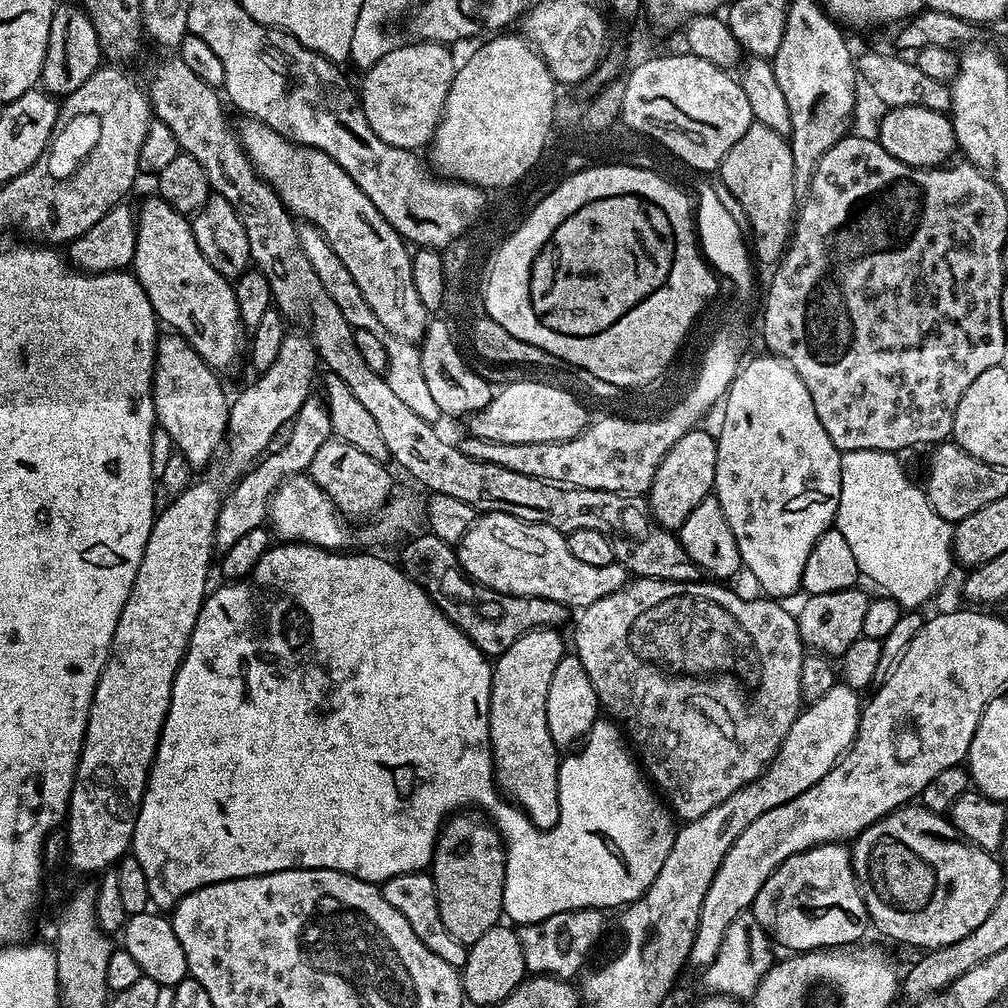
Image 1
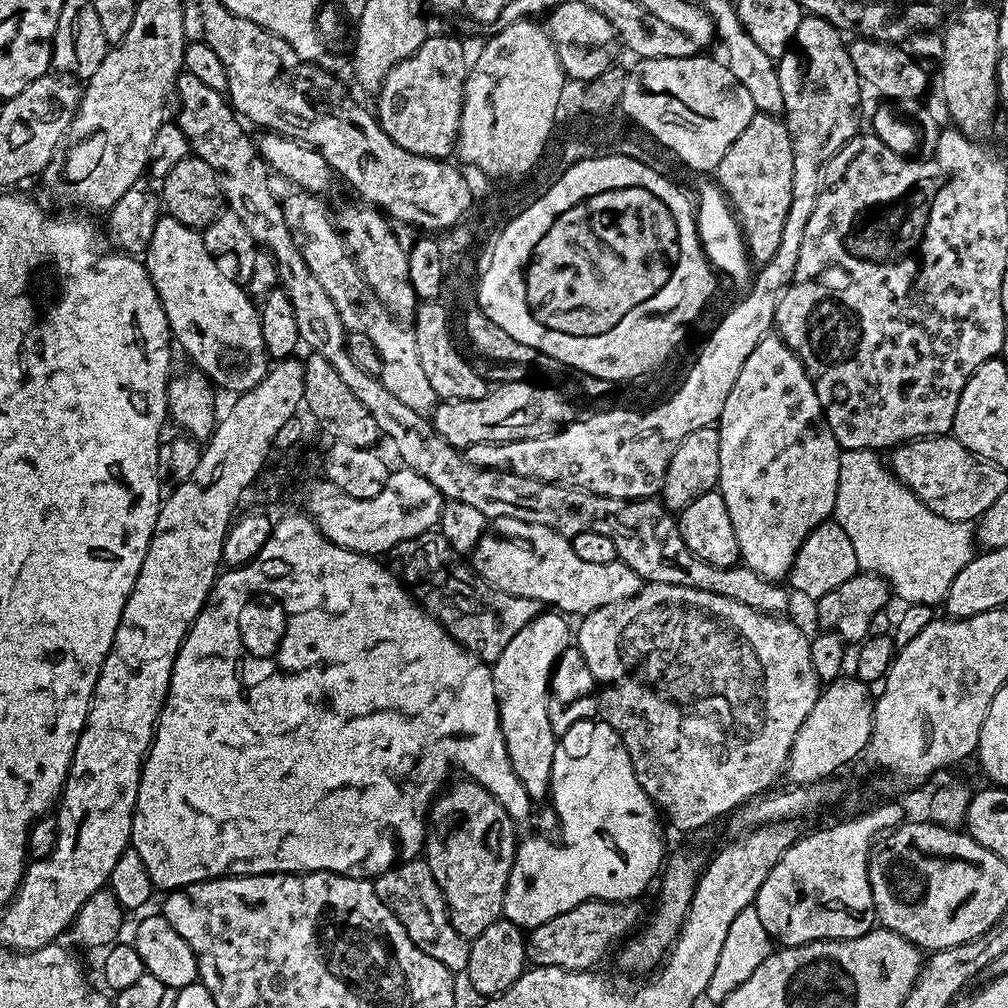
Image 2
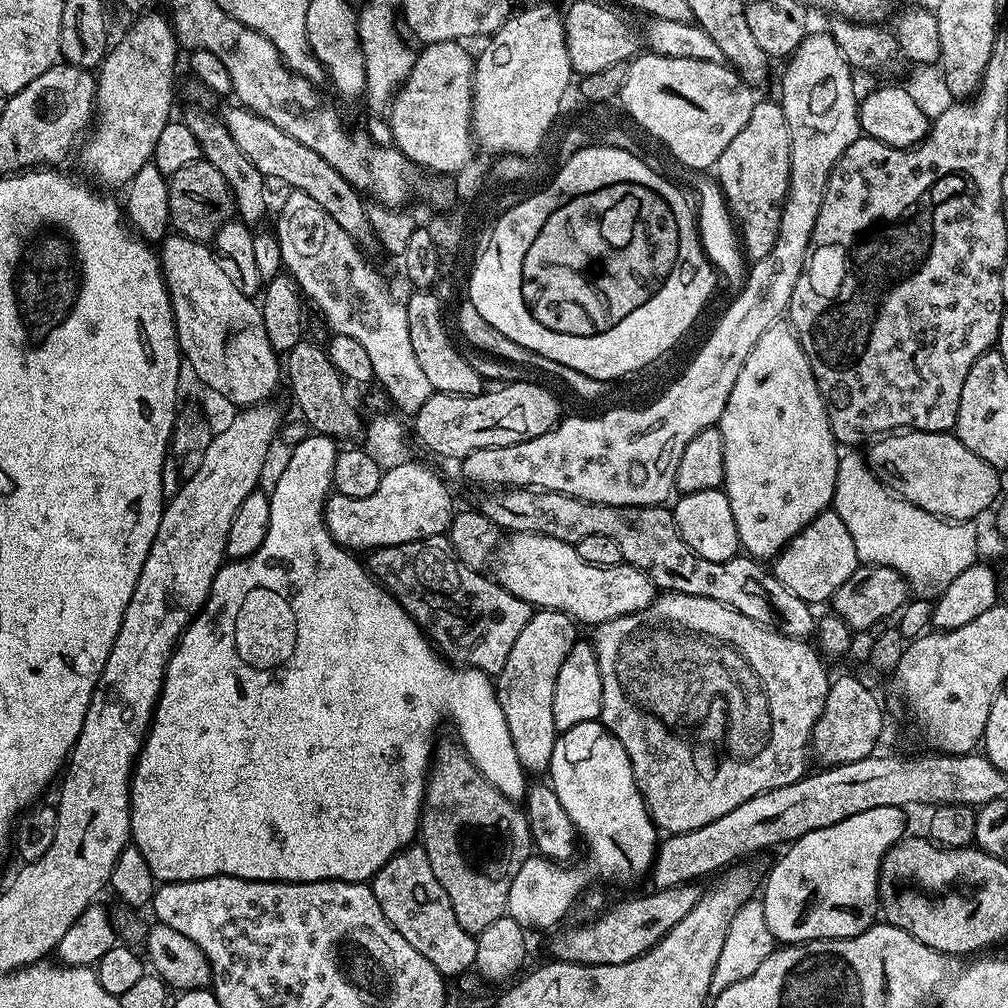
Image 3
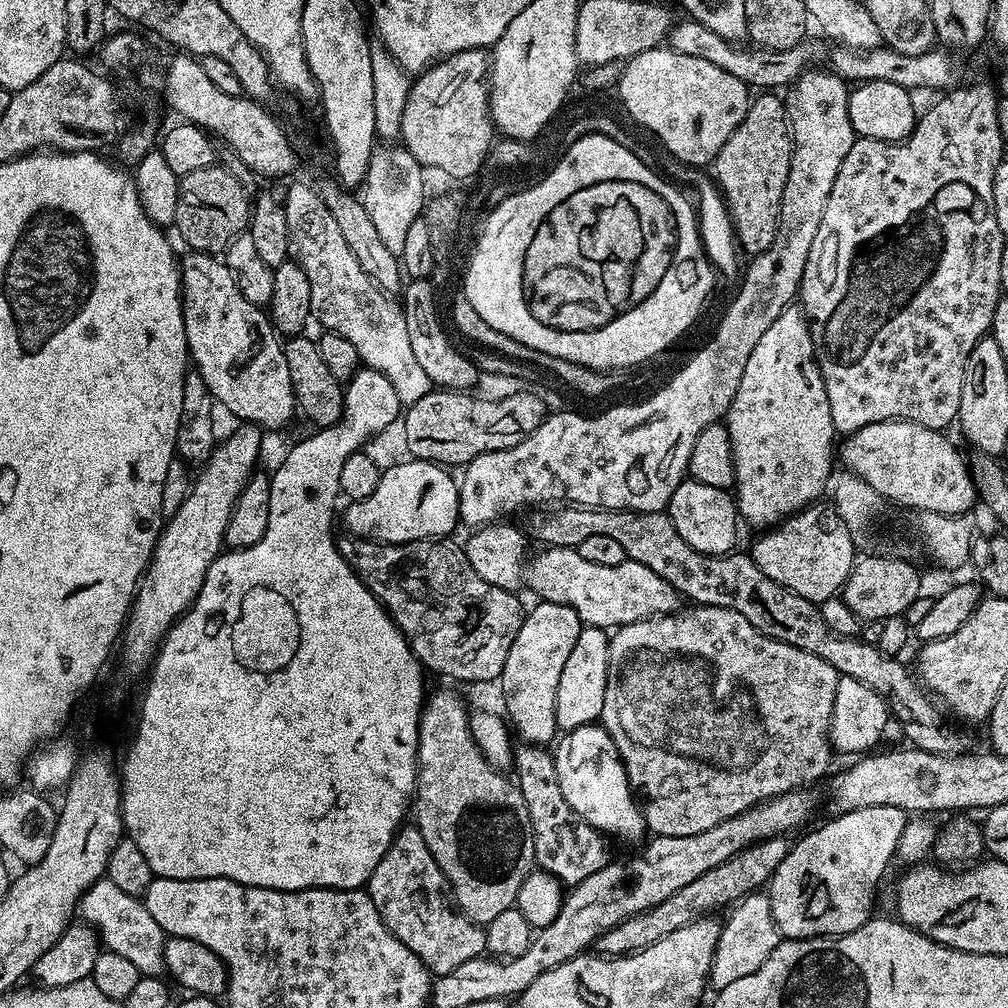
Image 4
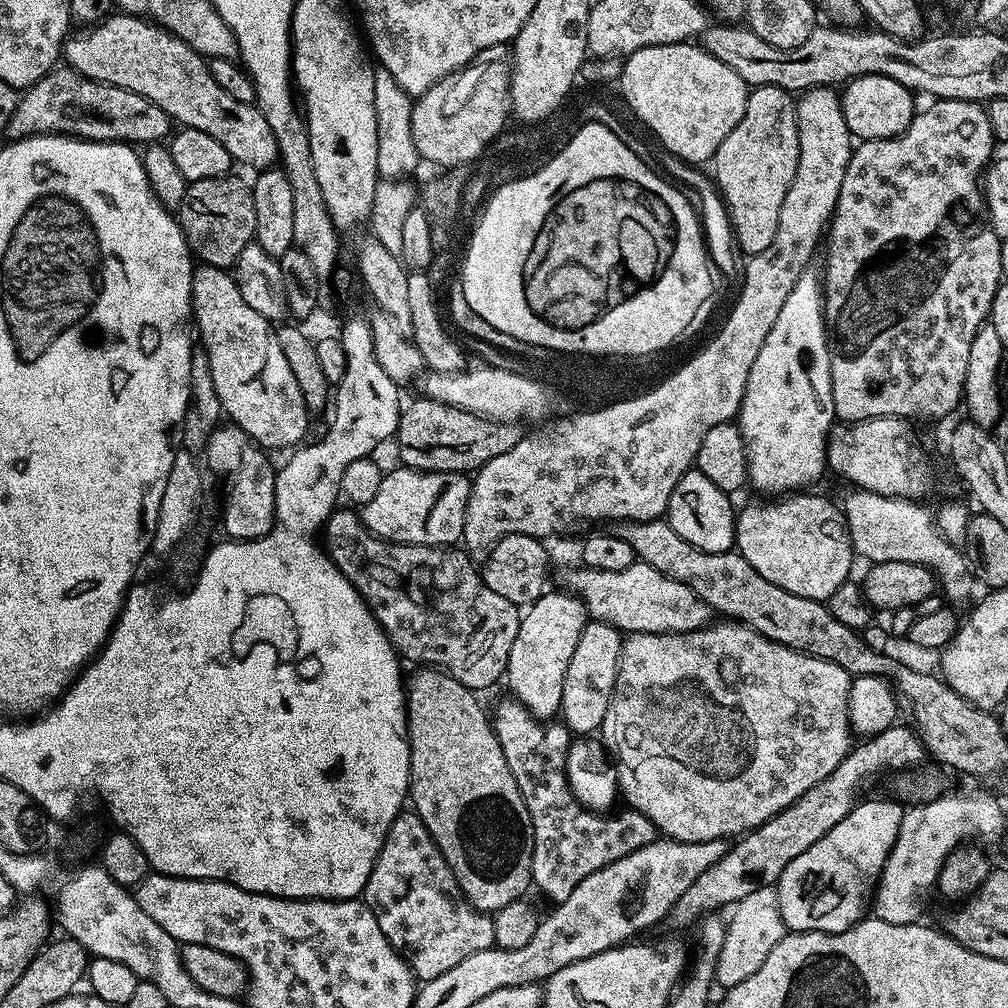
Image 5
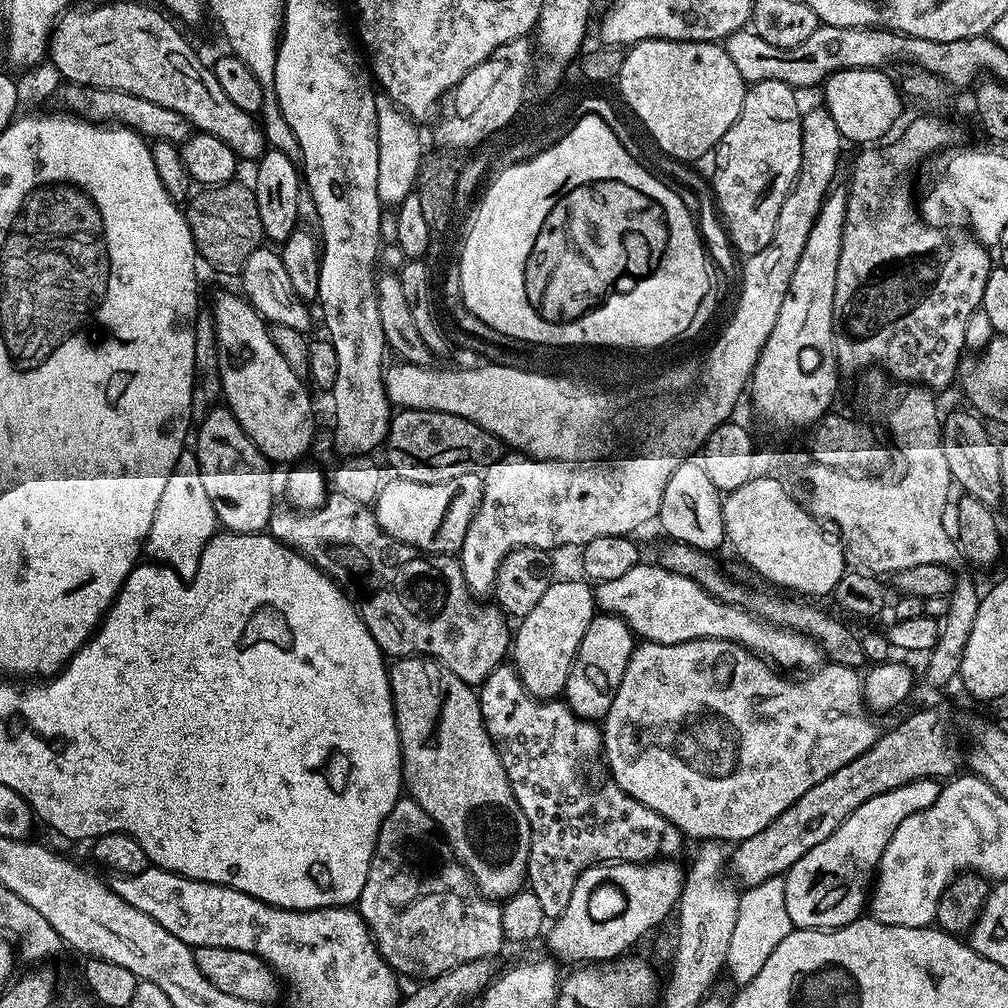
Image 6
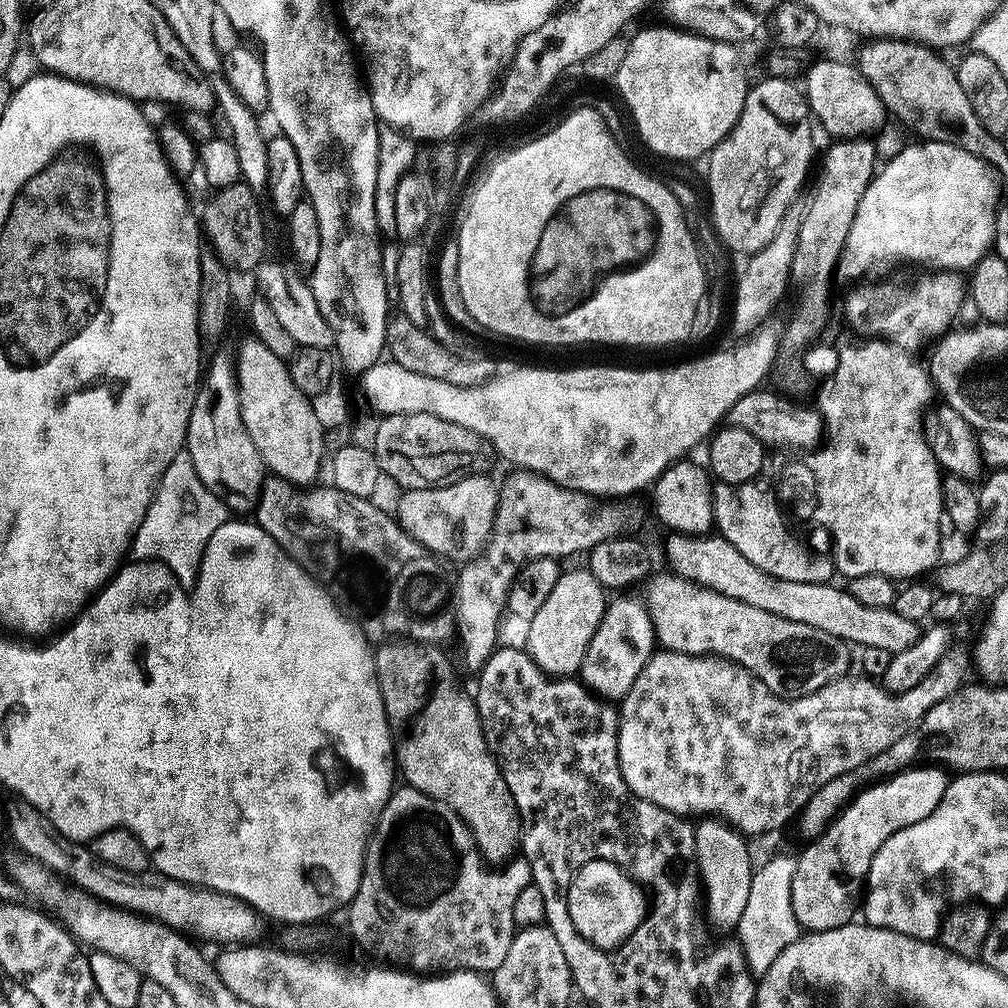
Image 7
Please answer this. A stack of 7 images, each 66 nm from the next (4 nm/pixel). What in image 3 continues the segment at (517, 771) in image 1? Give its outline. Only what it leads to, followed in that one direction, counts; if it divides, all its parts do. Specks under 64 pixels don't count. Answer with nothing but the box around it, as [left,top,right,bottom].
[495,608,578,773]

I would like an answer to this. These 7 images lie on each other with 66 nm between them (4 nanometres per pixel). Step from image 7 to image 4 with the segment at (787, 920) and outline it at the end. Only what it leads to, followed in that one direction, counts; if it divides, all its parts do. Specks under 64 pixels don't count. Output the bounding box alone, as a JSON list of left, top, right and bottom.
[708,891,782,990]

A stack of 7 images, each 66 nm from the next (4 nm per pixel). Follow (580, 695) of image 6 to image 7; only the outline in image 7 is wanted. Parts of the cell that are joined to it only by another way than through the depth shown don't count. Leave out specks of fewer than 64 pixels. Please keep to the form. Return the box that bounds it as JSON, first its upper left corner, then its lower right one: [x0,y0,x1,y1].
[578,594,657,702]

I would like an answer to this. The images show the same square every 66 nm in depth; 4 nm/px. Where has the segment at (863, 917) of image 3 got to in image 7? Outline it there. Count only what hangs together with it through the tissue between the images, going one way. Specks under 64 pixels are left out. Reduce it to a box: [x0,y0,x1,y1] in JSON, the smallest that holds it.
[792,766,949,932]

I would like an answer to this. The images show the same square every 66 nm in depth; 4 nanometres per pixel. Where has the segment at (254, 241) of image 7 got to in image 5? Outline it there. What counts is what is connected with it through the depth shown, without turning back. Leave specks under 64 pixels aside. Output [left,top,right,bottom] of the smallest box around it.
[176,174,255,269]

